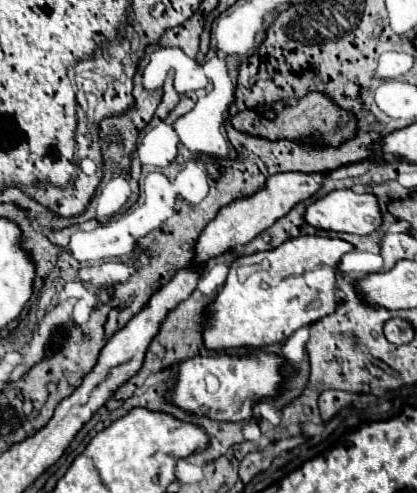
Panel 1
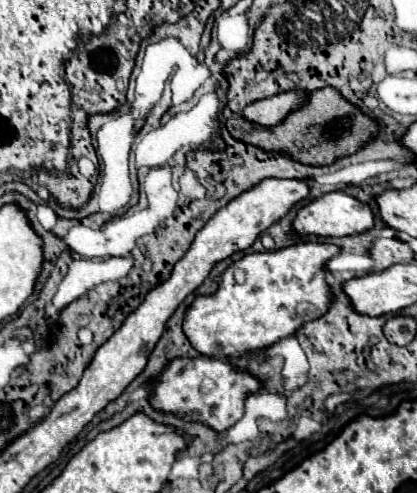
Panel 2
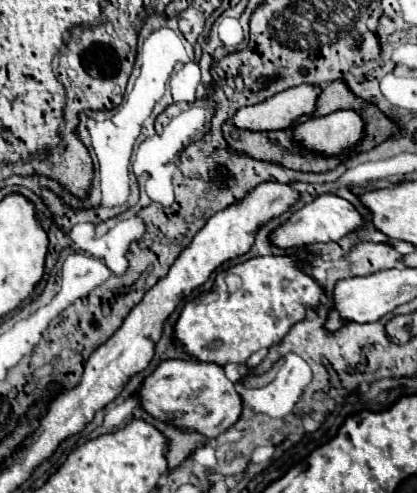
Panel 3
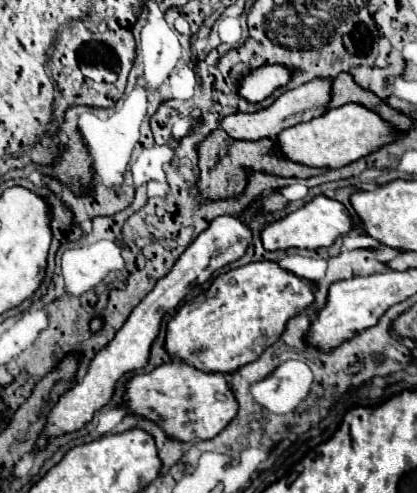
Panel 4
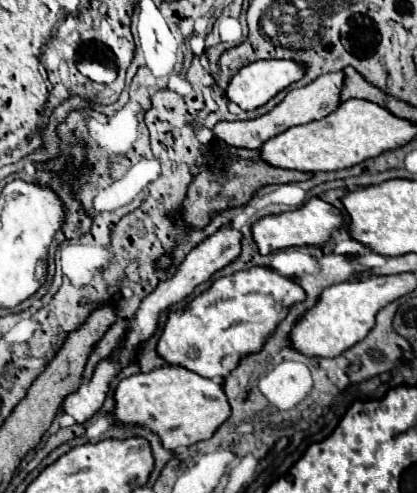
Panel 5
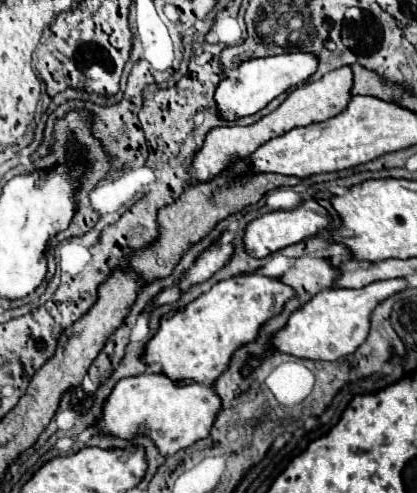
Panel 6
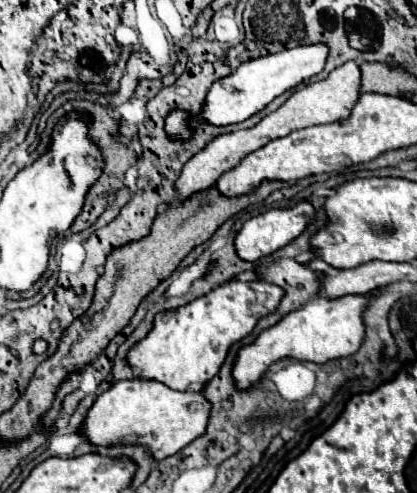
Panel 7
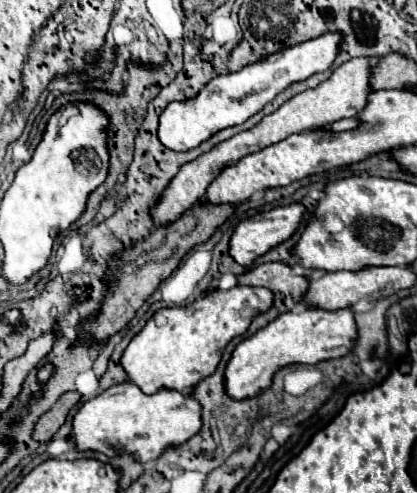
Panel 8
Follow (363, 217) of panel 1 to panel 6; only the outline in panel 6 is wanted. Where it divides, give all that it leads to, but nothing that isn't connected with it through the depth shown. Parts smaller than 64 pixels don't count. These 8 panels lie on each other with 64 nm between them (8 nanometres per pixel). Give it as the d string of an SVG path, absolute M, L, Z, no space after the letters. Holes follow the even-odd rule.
M308 198L304 200L298 208L294 210L278 210L278 212L268 212L256 220L252 220L248 226L246 226L246 232L244 232L244 248L248 254L256 256L256 258L266 258L268 254L272 252L278 252L290 244L296 244L308 236L314 236L320 228L326 228L330 222L328 214L324 212L324 208L314 200L314 198Z

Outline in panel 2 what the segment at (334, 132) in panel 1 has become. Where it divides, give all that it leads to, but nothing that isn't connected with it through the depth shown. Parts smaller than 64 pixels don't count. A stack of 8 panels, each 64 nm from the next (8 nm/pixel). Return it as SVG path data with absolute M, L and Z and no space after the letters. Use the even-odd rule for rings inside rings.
M336 88L314 90L310 94L310 102L300 110L290 112L288 118L278 126L262 128L238 116L238 118L226 120L226 128L234 140L240 140L244 144L256 144L256 148L268 148L268 152L284 152L284 156L296 156L296 160L304 160L304 164L312 164L312 166L324 166L324 164L332 164L332 160L340 160L340 156L352 156L360 148L364 148L368 140L374 140L376 136L376 120L372 120L370 116L364 116L360 108L344 100L344 96L336 92ZM342 116L352 118L350 132L342 132L334 140L328 140L332 122L336 122Z

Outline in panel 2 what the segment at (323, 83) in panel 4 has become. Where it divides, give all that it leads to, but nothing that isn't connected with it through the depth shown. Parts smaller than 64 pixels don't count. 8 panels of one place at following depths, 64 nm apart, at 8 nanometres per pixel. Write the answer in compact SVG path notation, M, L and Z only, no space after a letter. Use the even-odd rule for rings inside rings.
M282 92L280 96L248 104L248 108L242 110L242 116L248 116L248 120L256 120L256 124L264 124L264 128L268 128L268 124L280 124L280 120L284 120L284 116L304 100L304 96L308 96L308 92Z

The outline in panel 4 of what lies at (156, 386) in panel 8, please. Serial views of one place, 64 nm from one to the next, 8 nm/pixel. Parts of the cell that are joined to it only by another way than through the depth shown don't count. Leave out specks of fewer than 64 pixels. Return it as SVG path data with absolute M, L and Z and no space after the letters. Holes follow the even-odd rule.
M262 260L262 262L252 262L246 266L234 268L226 274L216 276L212 286L206 292L186 302L176 312L176 316L168 322L168 328L166 328L164 350L168 352L170 358L178 358L194 368L200 368L202 372L230 374L240 366L256 360L268 346L272 346L284 332L286 322L294 314L304 310L312 300L314 300L314 294L312 294L310 282L282 270L276 262Z

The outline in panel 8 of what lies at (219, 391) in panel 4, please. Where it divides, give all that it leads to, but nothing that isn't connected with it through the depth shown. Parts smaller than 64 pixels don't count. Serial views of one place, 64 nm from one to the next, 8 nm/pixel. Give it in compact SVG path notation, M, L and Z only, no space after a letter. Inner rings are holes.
M132 382L112 386L84 402L74 414L72 422L70 436L74 440L74 450L96 450L108 458L116 456L116 452L132 452L140 464L156 460L162 454L162 448L186 442L202 426L200 404L194 398L176 390L162 390L154 396L146 396Z

